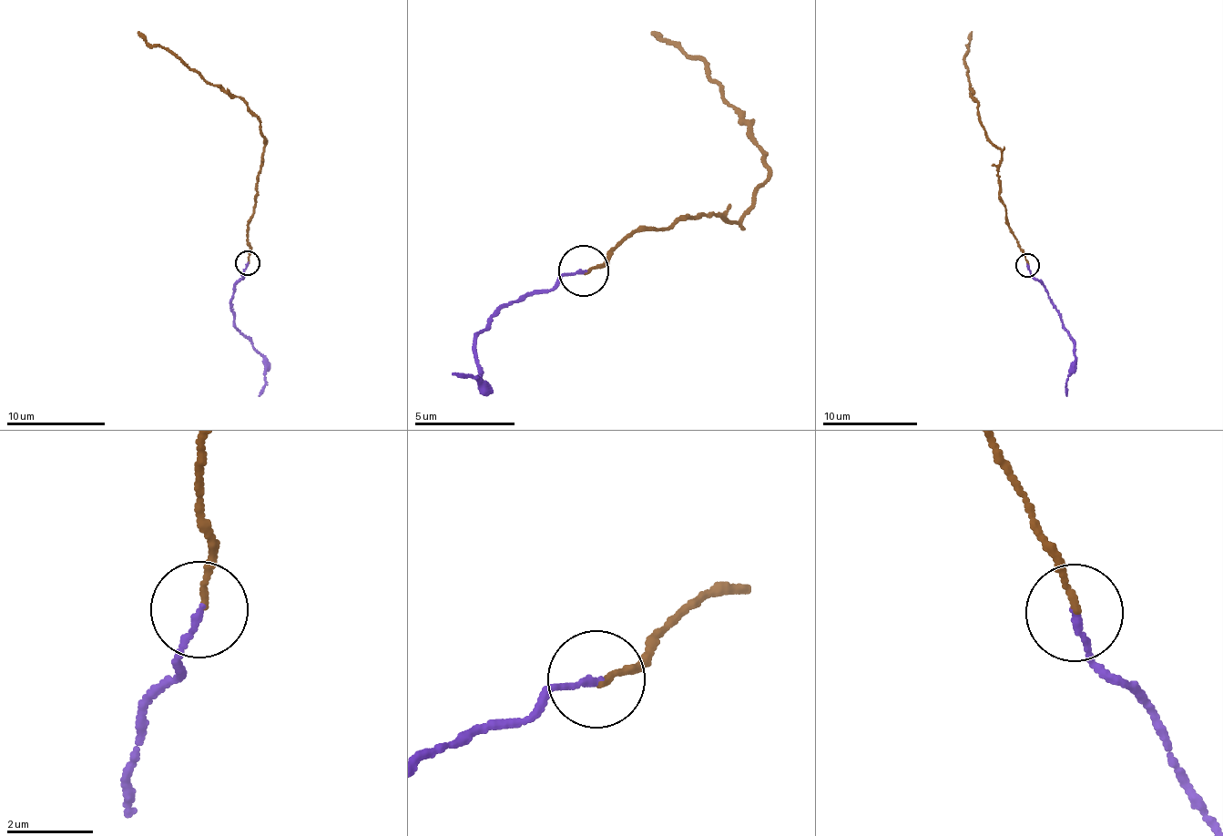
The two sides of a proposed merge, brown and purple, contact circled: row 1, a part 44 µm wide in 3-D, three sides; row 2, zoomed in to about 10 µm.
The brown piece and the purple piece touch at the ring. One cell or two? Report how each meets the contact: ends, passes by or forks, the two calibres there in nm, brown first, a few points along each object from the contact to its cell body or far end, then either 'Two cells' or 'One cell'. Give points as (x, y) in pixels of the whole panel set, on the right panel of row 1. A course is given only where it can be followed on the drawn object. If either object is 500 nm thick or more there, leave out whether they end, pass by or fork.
At the ring brown ends. At the ring purple ends. Thickness 120 nm (brown) against 150 nm. Course of brown: (1027, 264), (1012, 233), (1000, 198), (998, 166), (1003, 151), (987, 137), (964, 61), (970, 32). Course of purple: (1027, 264), (1030, 273), (1044, 287), (1054, 303), (1075, 360), (1067, 379), (1067, 395). One cell

